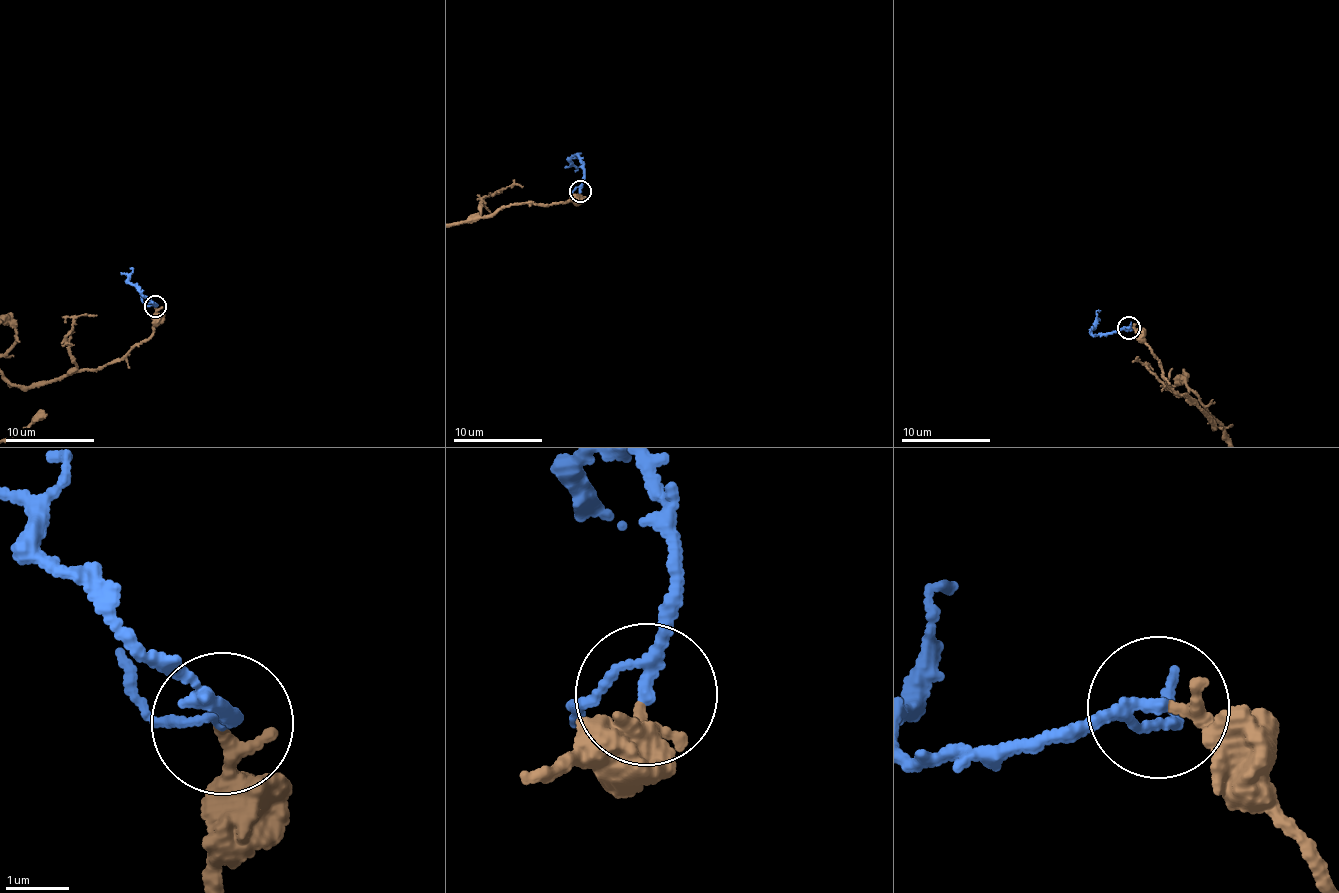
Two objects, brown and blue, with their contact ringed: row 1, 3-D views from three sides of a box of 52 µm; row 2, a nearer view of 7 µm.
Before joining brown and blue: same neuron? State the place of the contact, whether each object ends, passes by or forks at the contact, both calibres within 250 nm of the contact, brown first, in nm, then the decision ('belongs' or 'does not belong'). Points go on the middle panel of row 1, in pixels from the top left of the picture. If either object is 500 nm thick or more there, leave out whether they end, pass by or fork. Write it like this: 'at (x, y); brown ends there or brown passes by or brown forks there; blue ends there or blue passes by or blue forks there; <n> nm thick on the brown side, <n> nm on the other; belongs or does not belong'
at (580, 191); brown ends there; blue passes by; 200 nm thick on the brown side, 150 nm on the other; belongs

